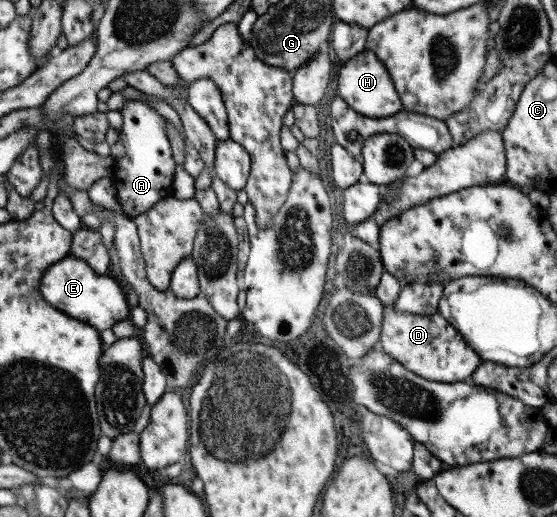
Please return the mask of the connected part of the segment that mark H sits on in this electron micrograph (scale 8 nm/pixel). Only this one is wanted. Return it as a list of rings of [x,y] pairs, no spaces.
[[[368,49],[355,54],[342,63],[336,76],[338,96],[358,114],[366,118],[381,119],[403,110],[398,93],[390,80],[386,67]]]

